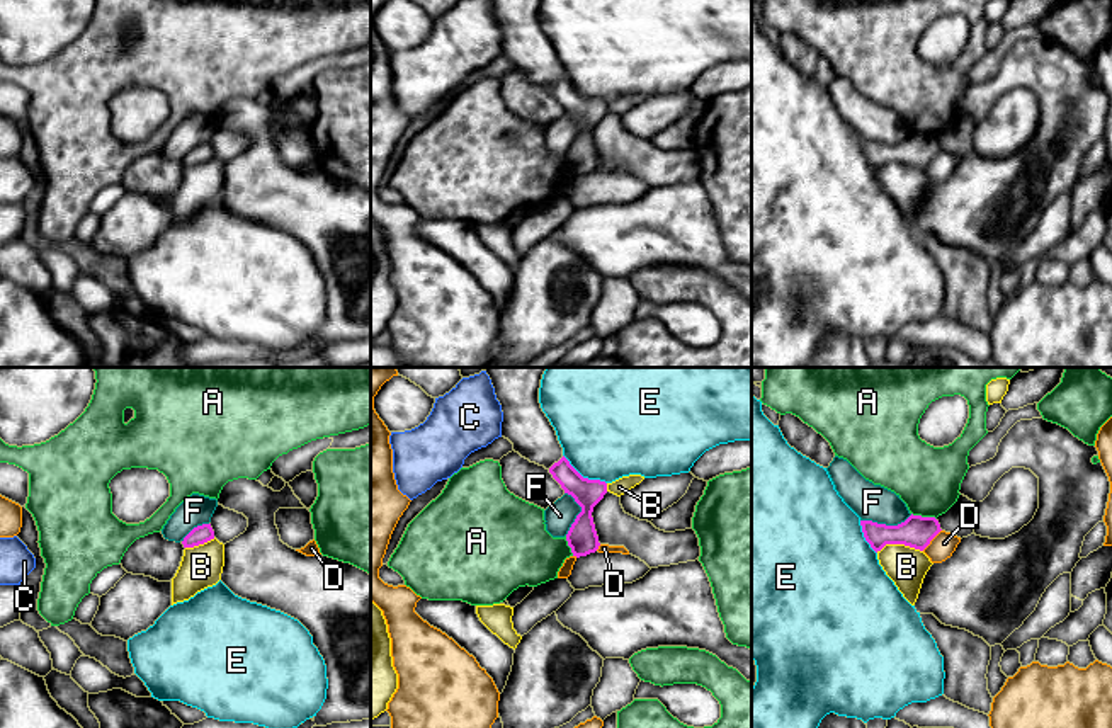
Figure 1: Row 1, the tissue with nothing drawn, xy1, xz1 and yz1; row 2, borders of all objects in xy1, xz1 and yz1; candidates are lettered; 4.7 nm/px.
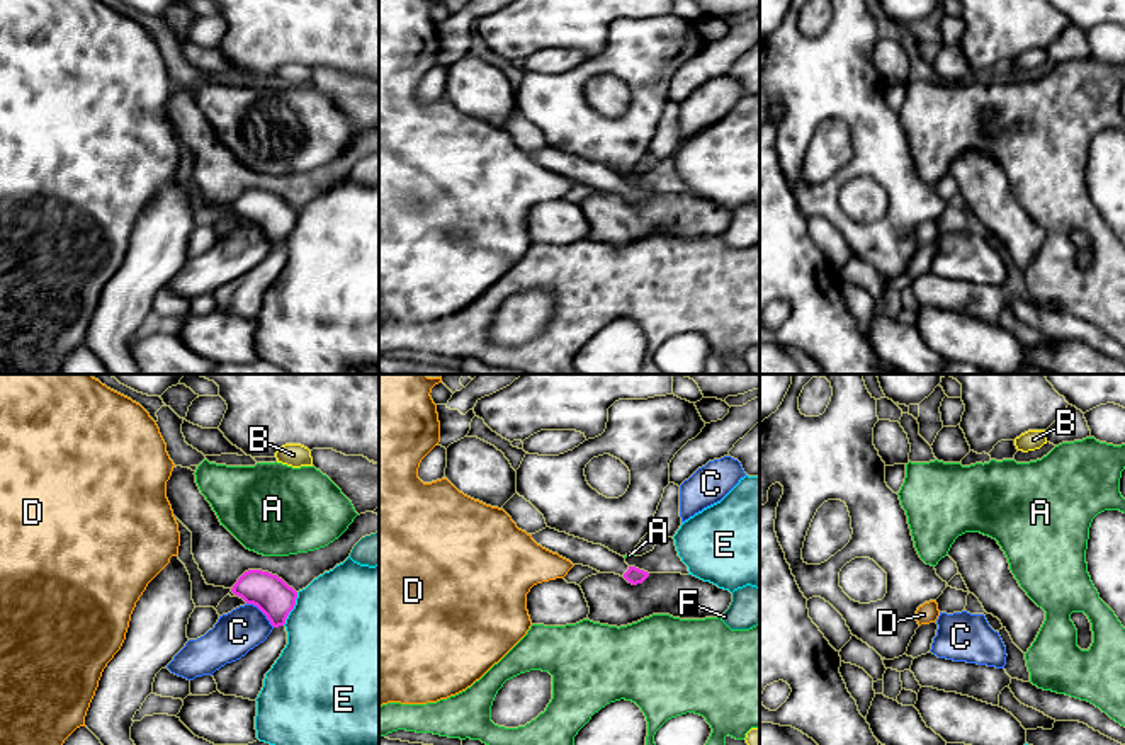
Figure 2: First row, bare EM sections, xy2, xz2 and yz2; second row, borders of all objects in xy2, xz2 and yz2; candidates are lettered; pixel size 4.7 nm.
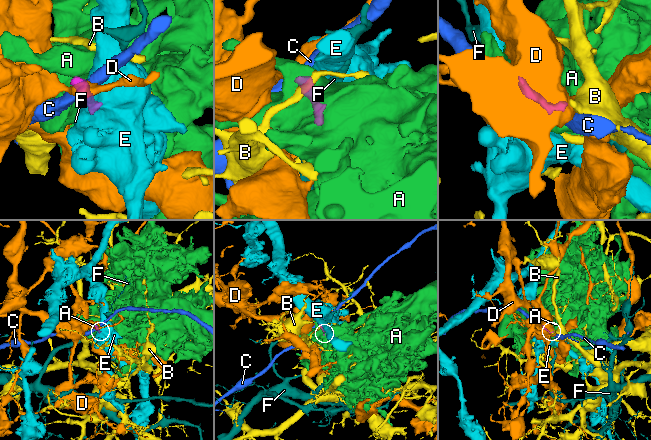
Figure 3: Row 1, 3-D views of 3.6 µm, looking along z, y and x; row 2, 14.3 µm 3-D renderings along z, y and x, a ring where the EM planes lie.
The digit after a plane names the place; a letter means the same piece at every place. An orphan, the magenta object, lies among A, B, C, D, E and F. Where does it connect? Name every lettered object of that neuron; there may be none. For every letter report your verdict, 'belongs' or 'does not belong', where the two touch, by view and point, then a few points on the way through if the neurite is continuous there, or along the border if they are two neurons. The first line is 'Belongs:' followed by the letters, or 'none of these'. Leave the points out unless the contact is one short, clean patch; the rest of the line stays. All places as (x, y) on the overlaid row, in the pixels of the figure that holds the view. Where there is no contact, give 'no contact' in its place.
Belongs: none of these
A: does not belong; meets magenta in yz1 at (924, 517); border along yz1 (912, 512), (936, 519)
B: does not belong; meets magenta in yz1 at (898, 543); border along yz1 (922, 550), (885, 545), (876, 551)
C: does not belong; meets magenta in xy2 at (262, 611); border along xy2 (247, 602), (252, 602), (274, 626)
D: does not belong; meets magenta in yz1 at (932, 538); border along yz1 (941, 529), (922, 550)
E: does not belong; meets magenta in xz1 at (582, 477)
F: does not belong; meets magenta in yz1 at (885, 524)

